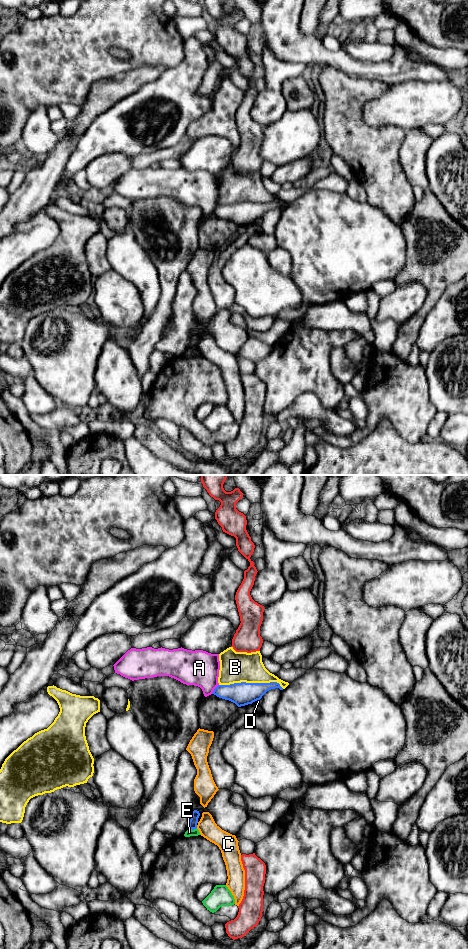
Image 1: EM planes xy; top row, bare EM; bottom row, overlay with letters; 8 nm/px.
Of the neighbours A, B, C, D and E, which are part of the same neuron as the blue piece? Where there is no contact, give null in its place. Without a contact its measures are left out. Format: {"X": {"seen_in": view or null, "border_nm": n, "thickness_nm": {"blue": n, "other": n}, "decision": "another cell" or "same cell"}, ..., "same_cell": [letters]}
{"A": {"seen_in": "xy", "border_nm": 100, "thickness_nm": {"blue": 180, "other": 280}, "decision": "another cell"}, "B": {"seen_in": "xy", "border_nm": 500, "thickness_nm": {"blue": 180, "other": 260}, "decision": "another cell"}, "C": {"seen_in": "xy", "border_nm": 30, "thickness_nm": {"blue": 70, "other": 150}, "decision": "another cell"}, "D": {"seen_in": "xy", "border_nm": 30, "thickness_nm": {"blue": 180, "other": 30}, "decision": "another cell"}, "E": {"seen_in": "xy", "border_nm": 70, "thickness_nm": {"blue": 70, "other": 60}, "decision": "another cell"}, "same_cell": []}

